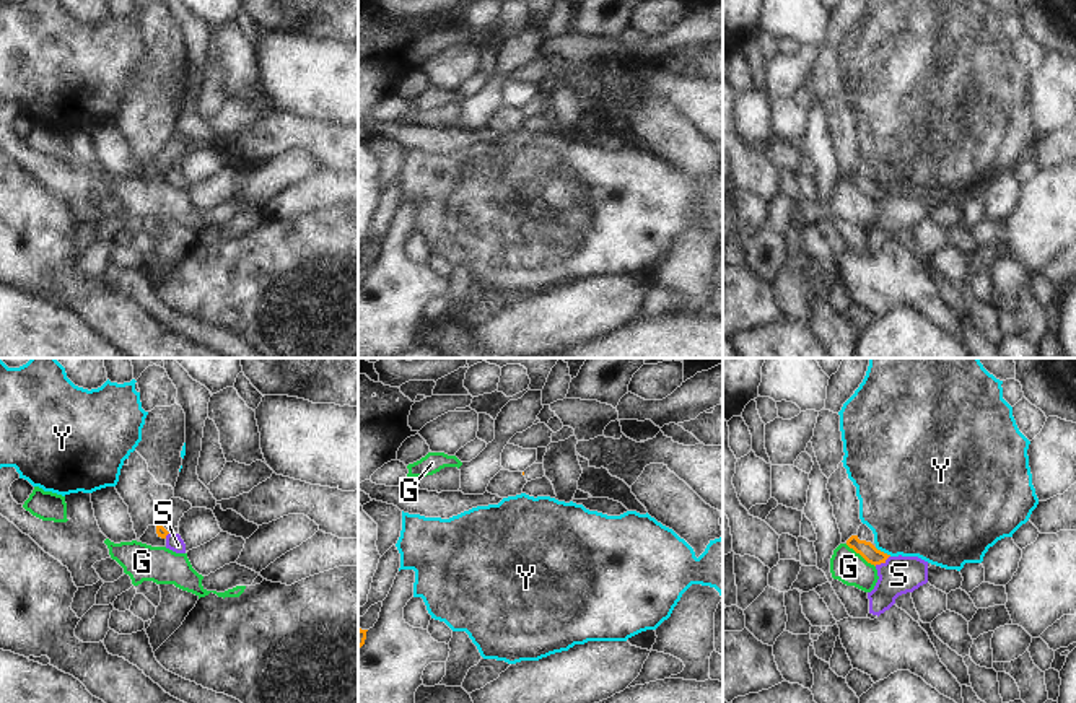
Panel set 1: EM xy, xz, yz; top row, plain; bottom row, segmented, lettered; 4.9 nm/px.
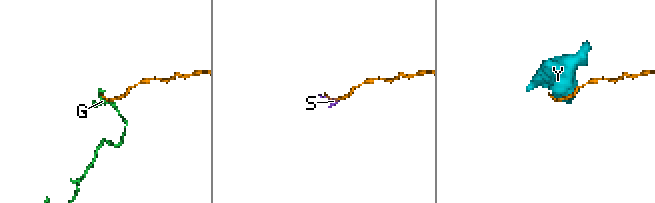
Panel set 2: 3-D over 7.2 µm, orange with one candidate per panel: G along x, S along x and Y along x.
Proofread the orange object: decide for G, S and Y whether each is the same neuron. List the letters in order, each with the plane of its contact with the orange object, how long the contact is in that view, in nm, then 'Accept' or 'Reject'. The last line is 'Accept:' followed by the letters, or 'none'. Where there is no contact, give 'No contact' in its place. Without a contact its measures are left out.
G: Touches orange in yz. Shared border 190 nm. Reject
S: Touches orange in yz. Shared border 90 nm. Reject
Y: Touches orange in yz. Shared border 100 nm. Reject
Accept: none

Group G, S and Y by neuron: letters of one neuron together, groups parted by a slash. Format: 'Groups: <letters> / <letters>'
Groups: G / S Y

